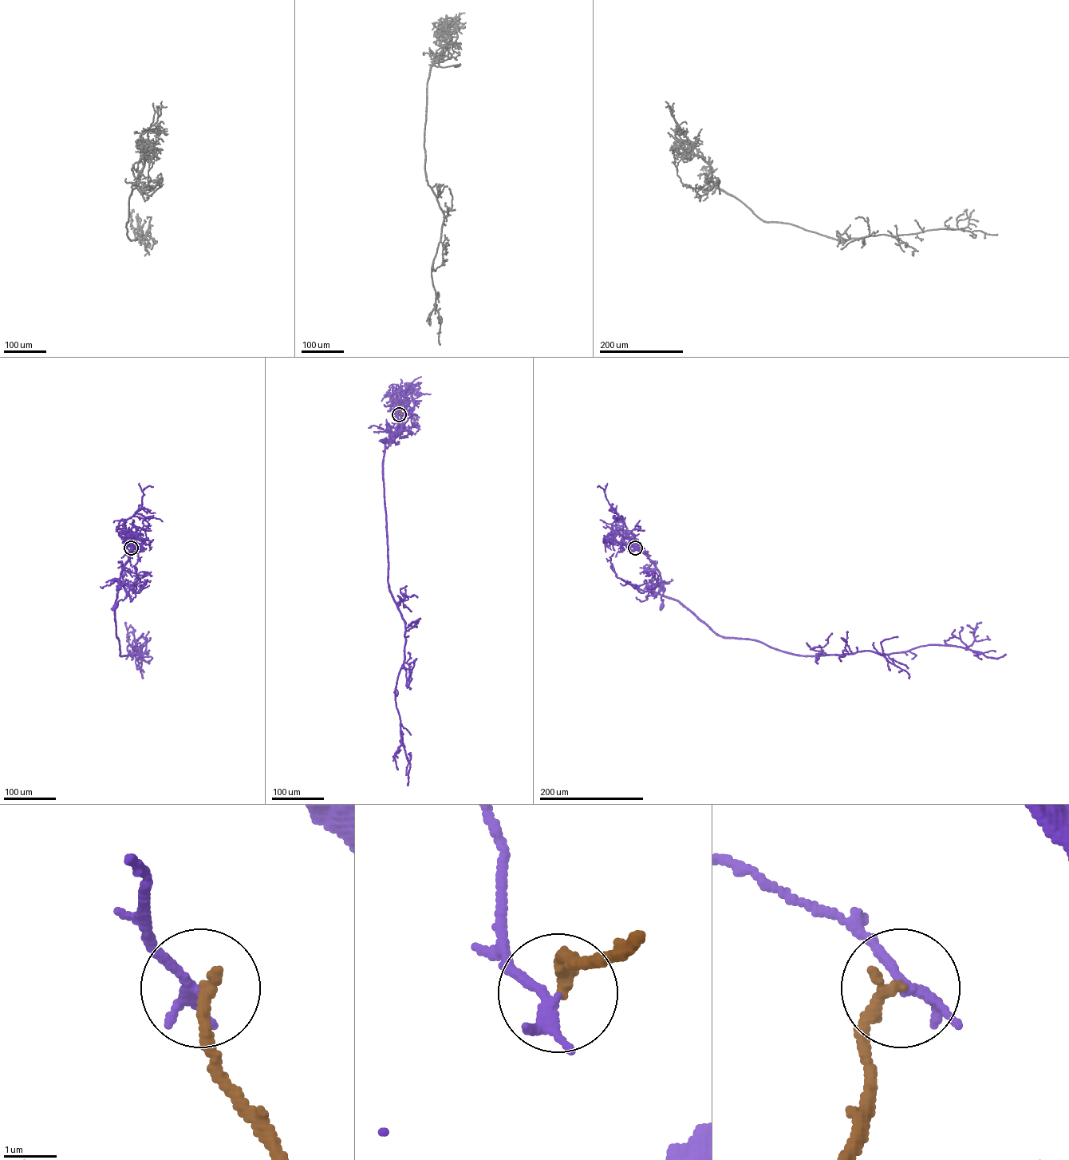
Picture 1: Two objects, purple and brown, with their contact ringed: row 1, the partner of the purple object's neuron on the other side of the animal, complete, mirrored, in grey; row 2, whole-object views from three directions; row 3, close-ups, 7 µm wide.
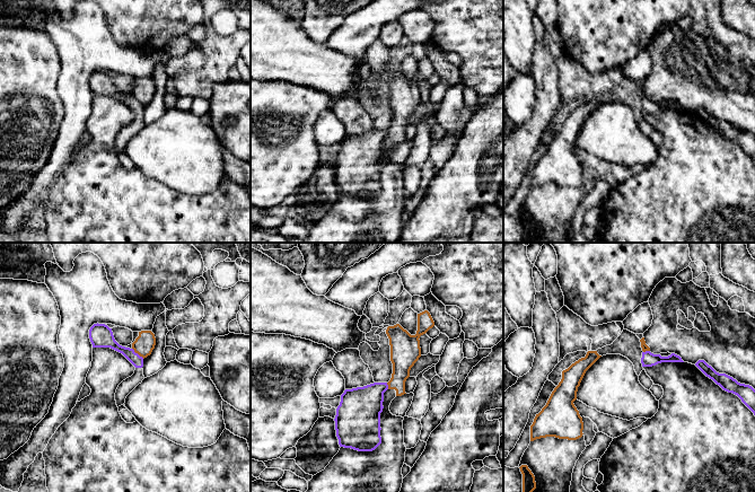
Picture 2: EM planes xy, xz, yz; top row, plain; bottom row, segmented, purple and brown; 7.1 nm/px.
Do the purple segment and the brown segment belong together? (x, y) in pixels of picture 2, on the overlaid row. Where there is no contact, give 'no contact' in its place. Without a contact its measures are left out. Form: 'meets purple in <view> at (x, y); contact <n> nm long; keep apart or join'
meets purple in xy at (137, 353); contact 120 nm long; keep apart

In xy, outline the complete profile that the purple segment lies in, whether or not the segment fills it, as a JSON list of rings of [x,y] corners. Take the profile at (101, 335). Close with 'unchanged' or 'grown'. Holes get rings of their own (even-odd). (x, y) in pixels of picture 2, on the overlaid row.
[[[94,324],[89,330],[89,339],[93,348],[111,348],[122,353],[135,368],[143,367],[143,358],[133,349],[120,345],[113,335],[112,328],[105,324]]] | unchanged

